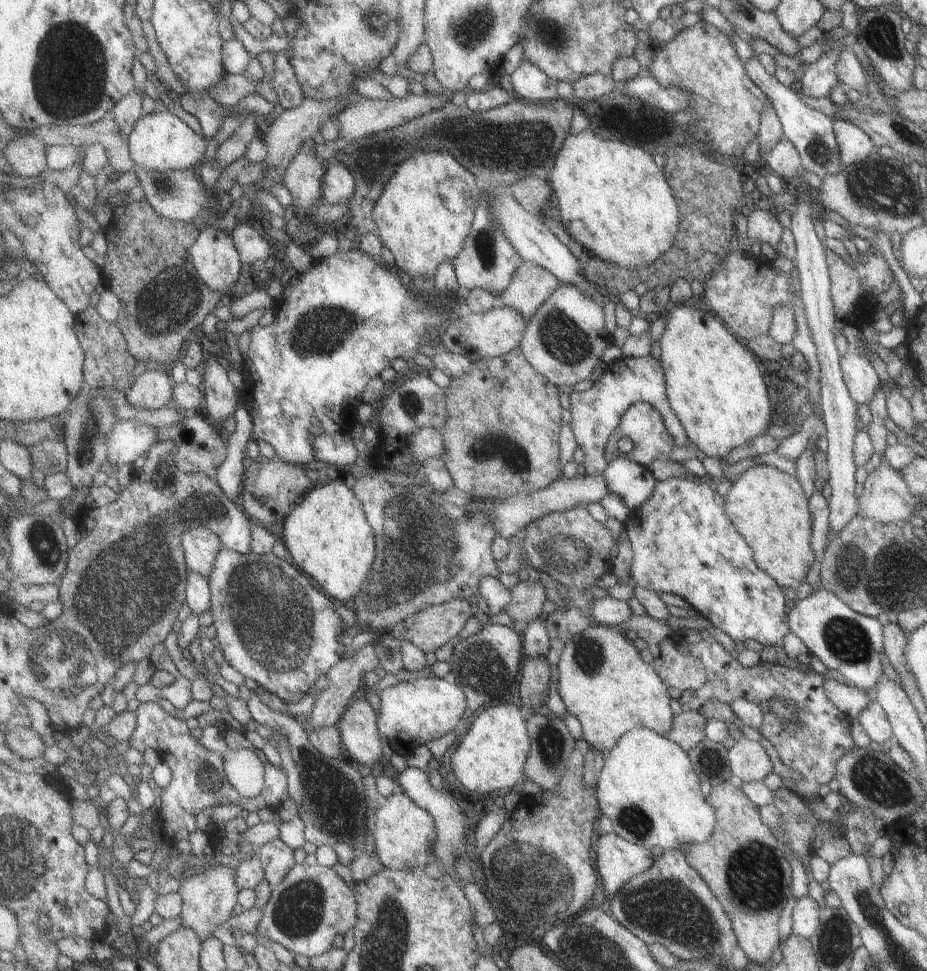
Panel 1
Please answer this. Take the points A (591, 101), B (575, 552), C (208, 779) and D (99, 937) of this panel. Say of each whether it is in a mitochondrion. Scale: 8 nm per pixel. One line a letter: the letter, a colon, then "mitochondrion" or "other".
A: other
B: mitochondrion
C: mitochondrion
D: other

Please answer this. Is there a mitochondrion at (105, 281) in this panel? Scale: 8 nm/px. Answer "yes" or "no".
no

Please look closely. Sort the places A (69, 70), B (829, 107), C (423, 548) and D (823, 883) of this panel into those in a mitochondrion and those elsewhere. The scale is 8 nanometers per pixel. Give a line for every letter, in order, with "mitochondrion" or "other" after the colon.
A: mitochondrion
B: other
C: mitochondrion
D: other

